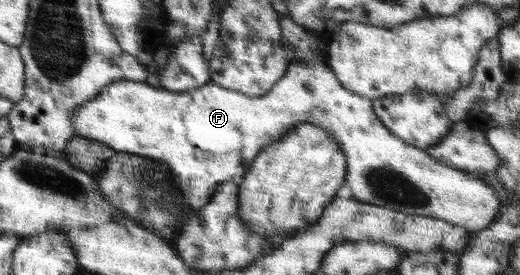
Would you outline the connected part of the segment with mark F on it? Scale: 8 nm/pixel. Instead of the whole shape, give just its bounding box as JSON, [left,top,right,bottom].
[72,60,502,234]

